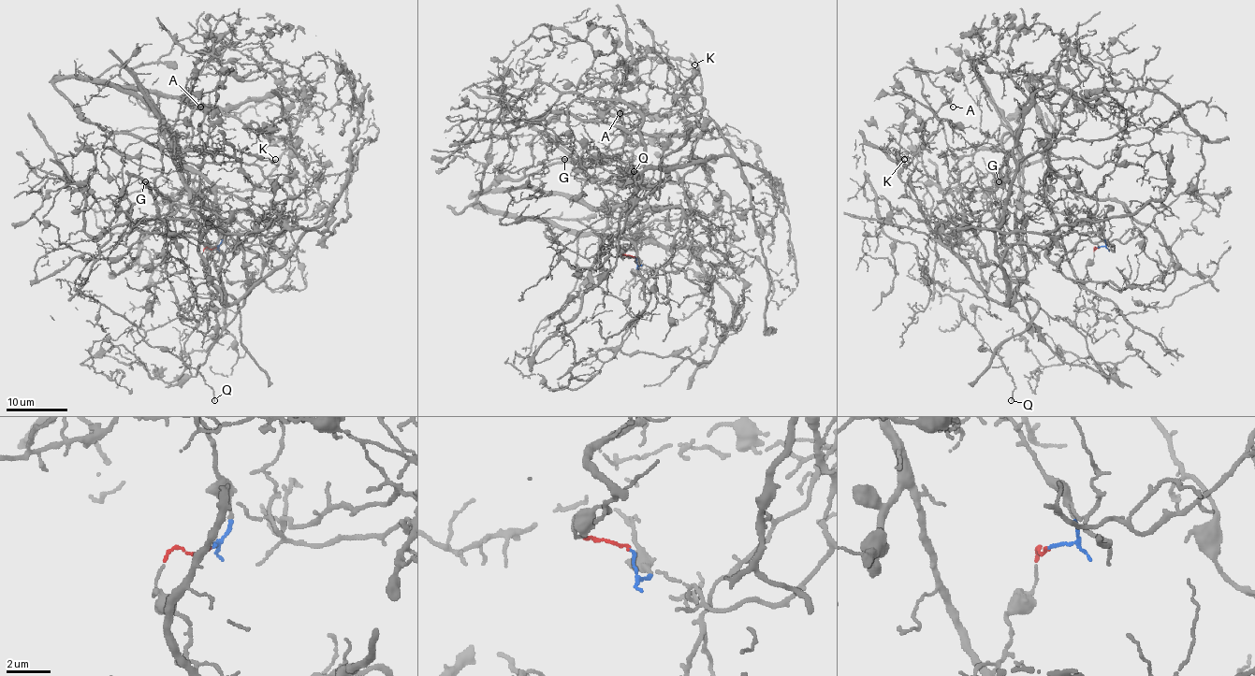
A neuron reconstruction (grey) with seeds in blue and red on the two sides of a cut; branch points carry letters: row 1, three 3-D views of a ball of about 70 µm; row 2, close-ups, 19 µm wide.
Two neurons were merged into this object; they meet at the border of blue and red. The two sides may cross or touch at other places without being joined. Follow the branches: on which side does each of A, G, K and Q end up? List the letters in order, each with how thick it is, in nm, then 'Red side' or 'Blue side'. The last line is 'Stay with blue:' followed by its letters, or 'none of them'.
A: Thickness 90 nm. Red side
G: Thickness 110 nm. Red side
K: Thickness 130 nm. Red side
Q: Thickness 100 nm. Blue side
Stay with blue: Q

